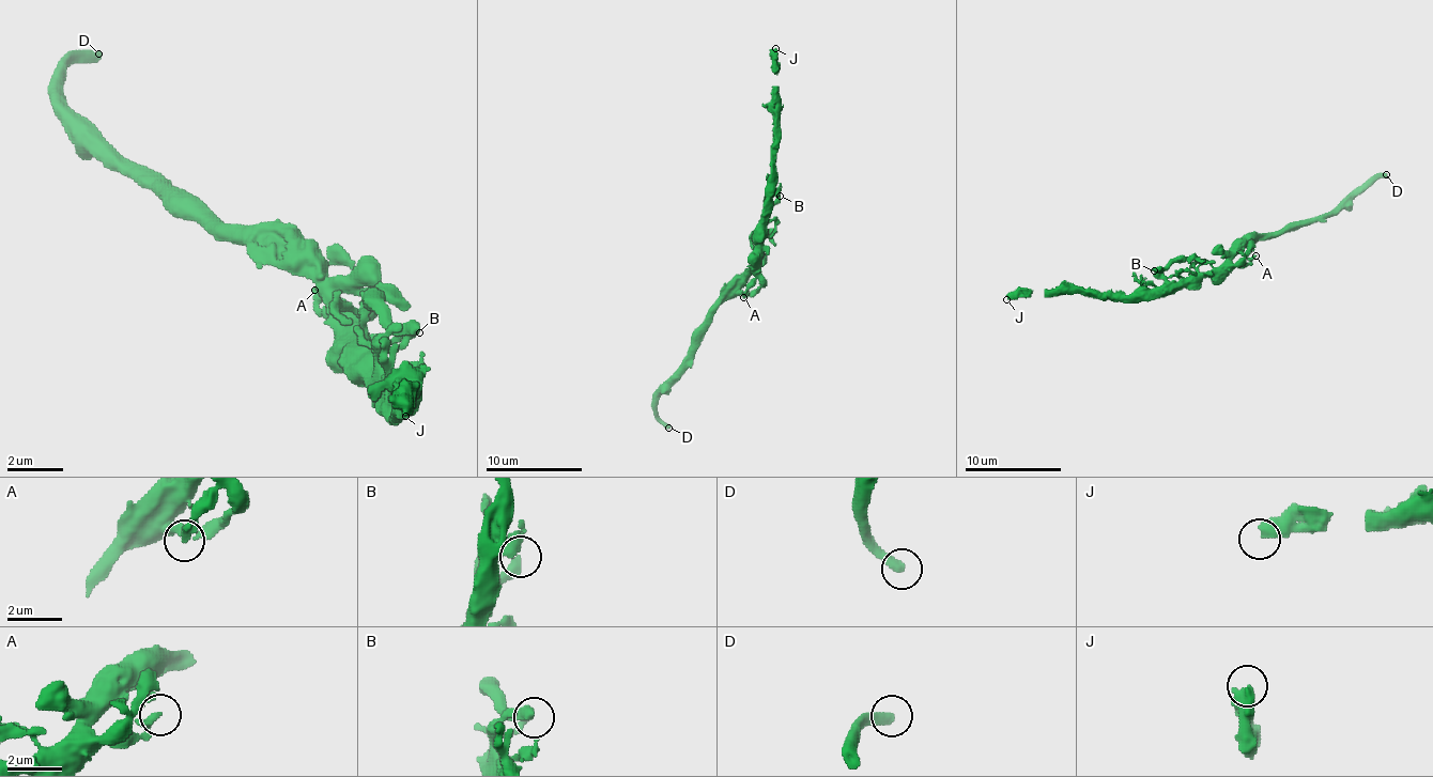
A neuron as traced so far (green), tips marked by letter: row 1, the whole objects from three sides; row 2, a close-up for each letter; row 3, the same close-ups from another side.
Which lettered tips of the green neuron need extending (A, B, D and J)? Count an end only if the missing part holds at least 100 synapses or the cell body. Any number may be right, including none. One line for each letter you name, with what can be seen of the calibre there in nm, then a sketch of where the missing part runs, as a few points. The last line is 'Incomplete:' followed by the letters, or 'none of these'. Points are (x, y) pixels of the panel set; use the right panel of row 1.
D: calibre 400 nm
Incomplete: D

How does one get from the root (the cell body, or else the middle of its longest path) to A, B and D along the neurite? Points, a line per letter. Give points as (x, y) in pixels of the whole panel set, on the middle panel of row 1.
A: (758, 263), (756, 282), (743, 297)
B: (758, 263), (763, 213), (780, 196)
D: (758, 263), (718, 307), (693, 355), (693, 362), (659, 395), (657, 415), (668, 428)

